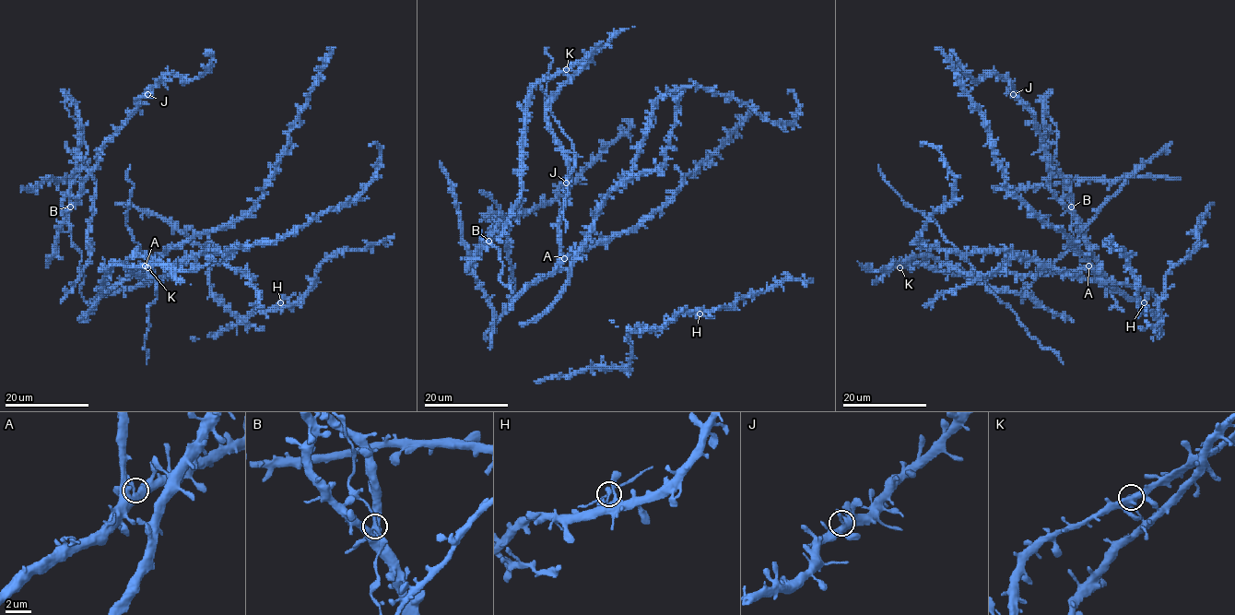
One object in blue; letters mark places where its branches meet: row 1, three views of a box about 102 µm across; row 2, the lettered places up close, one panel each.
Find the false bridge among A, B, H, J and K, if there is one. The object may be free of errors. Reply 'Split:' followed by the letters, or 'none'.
Split: none

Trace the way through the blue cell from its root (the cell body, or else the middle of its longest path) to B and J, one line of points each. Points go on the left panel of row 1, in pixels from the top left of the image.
B: (69, 230), (69, 206)
J: (69, 230), (68, 208), (83, 187), (88, 172), (97, 162), (102, 146), (147, 94)

